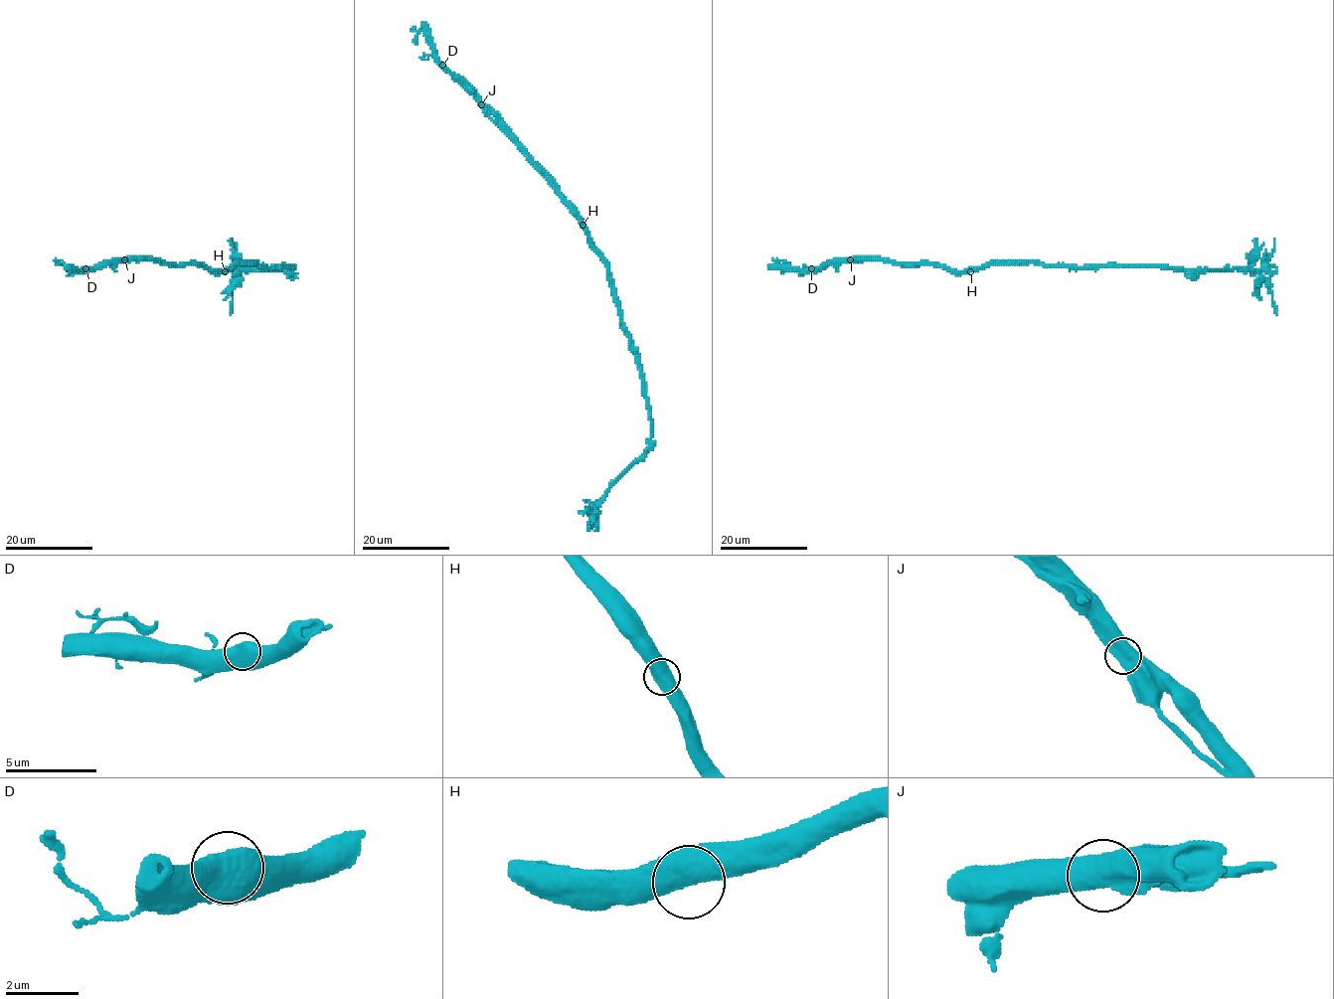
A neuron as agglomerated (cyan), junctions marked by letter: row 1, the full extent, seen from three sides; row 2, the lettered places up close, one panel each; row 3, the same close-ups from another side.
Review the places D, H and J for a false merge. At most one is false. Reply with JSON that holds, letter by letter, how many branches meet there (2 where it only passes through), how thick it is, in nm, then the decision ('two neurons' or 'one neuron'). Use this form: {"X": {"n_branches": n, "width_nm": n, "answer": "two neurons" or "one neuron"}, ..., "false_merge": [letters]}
{"D": {"n_branches": 2, "width_nm": 800, "answer": "one neuron"}, "H": {"n_branches": 2, "width_nm": 700, "answer": "one neuron"}, "J": {"n_branches": 2, "width_nm": 700, "answer": "two neurons"}, "false_merge": ["J"]}

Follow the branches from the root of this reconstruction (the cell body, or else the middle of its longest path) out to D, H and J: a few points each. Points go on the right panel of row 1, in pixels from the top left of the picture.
D: (1010, 263), (989, 263), (964, 270), (947, 270), (940, 265), (899, 265), (867, 258), (840, 259), (811, 268)
H: (1010, 263), (989, 263), (970, 271)
J: (1010, 263), (989, 263), (964, 270), (947, 270), (940, 265), (899, 265), (875, 258), (851, 259)

